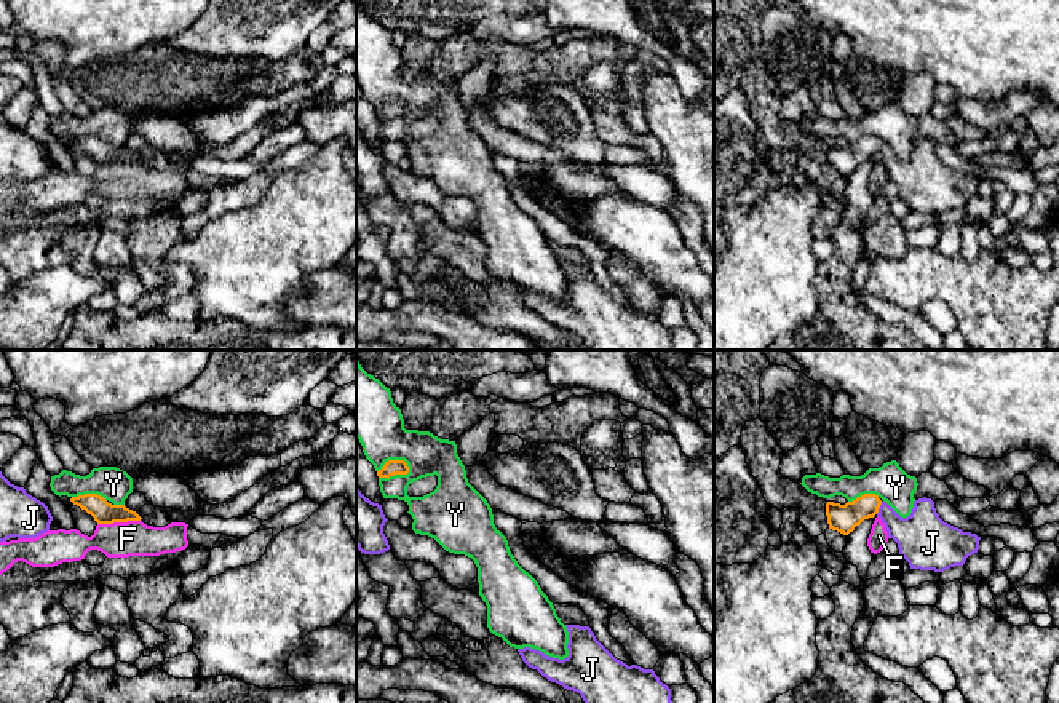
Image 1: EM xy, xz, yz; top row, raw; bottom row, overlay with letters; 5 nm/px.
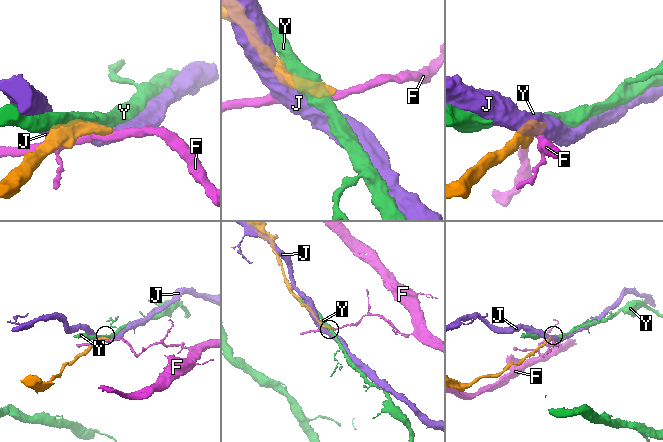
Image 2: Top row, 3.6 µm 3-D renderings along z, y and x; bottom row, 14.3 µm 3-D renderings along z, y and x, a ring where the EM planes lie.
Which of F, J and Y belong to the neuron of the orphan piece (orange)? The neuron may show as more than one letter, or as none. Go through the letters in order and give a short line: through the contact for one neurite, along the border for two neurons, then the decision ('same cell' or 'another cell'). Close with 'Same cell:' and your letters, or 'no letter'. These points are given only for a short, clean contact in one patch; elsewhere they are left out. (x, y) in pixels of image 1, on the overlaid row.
F: line xy (139, 520), (98, 524); another cell
J: another cell
Y: another cell
Same cell: no letter

